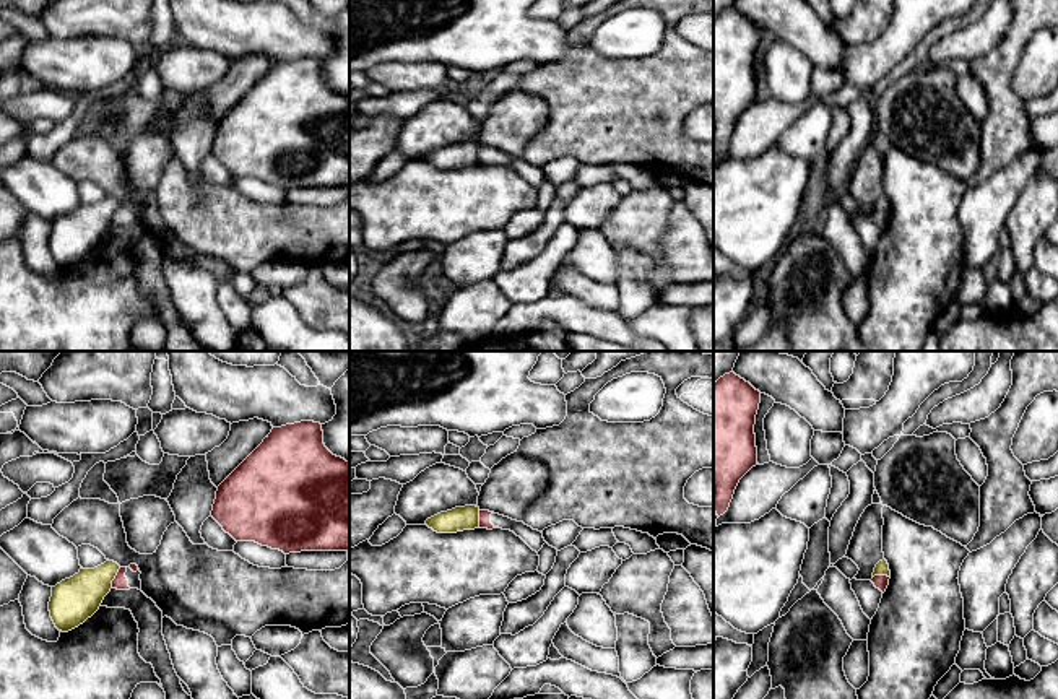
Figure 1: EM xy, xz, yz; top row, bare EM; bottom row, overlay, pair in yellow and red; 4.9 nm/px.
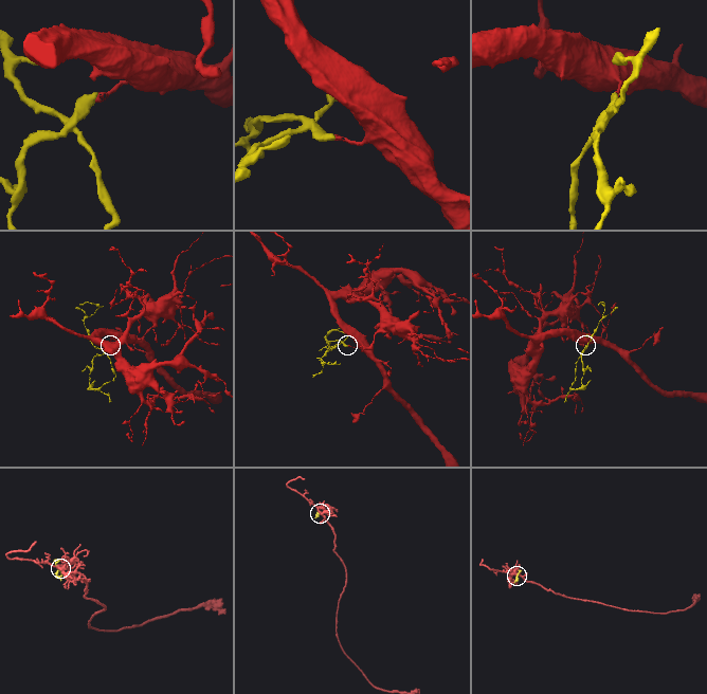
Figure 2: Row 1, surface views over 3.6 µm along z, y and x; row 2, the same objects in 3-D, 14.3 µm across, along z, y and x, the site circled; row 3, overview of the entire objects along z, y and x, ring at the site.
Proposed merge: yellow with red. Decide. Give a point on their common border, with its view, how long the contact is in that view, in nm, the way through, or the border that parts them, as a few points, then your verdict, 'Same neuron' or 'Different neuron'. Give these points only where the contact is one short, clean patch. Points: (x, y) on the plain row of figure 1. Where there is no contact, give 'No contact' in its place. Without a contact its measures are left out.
Touches yellow at xy (114, 213). Shared border 120 nm. Boundary: xy (121, 204), (111, 223). Different neuron

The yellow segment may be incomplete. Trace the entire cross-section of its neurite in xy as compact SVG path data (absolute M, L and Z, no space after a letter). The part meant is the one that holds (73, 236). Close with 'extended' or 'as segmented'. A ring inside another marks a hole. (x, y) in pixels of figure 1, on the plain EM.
M107 195L94 205L81 203L78 210L52 223L49 247L55 263L68 268L91 254L111 228L119 205L117 198Z | as segmented

